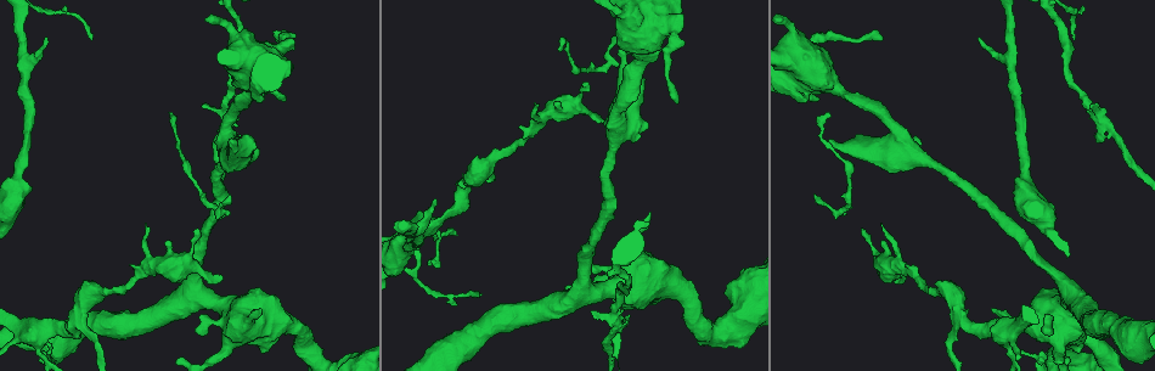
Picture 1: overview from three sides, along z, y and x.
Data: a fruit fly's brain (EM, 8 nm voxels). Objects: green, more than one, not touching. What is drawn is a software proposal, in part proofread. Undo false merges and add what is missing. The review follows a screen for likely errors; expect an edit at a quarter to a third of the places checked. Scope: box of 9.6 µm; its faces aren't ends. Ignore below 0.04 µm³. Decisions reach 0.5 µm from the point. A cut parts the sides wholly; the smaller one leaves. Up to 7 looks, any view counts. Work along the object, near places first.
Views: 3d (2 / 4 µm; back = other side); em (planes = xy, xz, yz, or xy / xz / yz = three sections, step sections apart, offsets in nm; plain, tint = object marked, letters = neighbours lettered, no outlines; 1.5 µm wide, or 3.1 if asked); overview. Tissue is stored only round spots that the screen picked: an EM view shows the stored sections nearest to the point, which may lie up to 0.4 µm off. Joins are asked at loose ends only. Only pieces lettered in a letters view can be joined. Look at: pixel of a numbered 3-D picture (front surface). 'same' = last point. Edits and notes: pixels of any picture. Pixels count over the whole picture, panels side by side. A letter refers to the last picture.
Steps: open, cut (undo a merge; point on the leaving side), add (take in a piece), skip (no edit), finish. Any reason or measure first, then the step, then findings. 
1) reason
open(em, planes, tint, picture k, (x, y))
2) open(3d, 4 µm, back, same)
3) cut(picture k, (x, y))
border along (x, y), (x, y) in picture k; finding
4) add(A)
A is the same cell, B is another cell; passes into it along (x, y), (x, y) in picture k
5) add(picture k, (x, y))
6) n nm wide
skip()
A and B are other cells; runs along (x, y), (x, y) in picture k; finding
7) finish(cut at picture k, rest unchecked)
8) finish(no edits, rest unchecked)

free end
open(3d, 2 µm, picture 1, (819, 99))

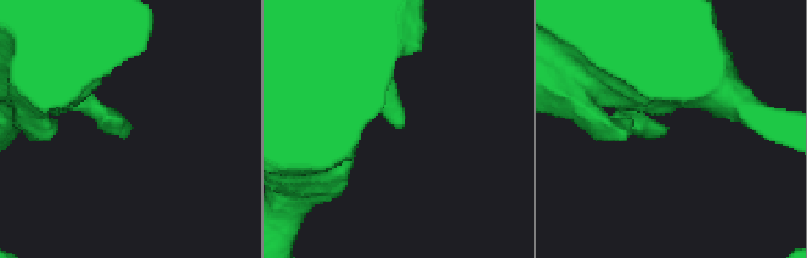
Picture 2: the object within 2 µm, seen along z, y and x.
need the tissue
open(em, yz, step 8, letters, picture 2, (126, 135))

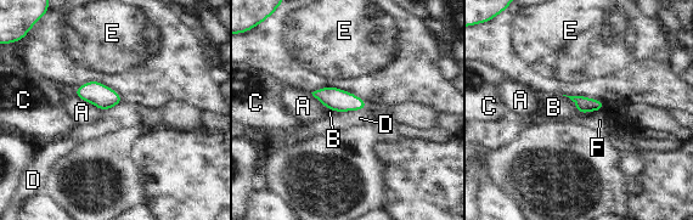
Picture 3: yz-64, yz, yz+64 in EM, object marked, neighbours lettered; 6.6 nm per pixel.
another direction
open(em, planes, letters, same)

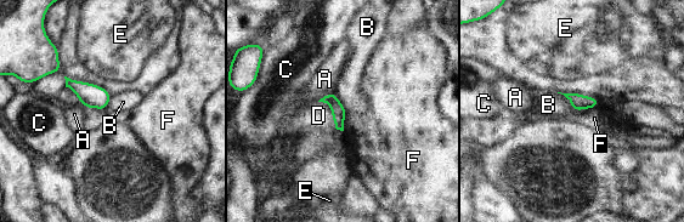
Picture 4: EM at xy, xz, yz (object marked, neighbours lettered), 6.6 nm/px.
skip()
A, B, C, D, E and F are other cells; border along (597, 107), (572, 110) in picture 4; no lettered piece goes on from it

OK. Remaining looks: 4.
free end
open(em, planes, tint, picture 1, (883, 39))

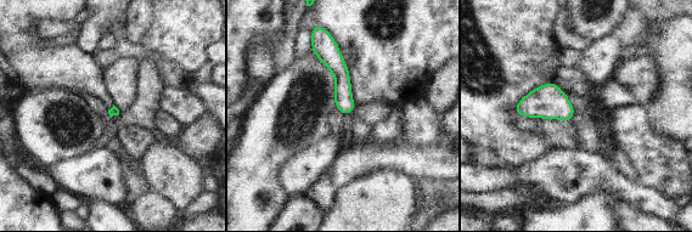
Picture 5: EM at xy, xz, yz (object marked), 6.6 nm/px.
see the neighbours
open(em, planes, letters, same)

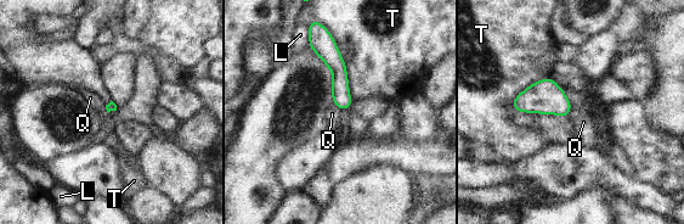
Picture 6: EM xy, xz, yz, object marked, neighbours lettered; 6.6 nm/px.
skip()
L, Q and T are other cells; none of them fits

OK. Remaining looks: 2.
branch stops here
open(3d, 2 µm, picture 1, (628, 316))

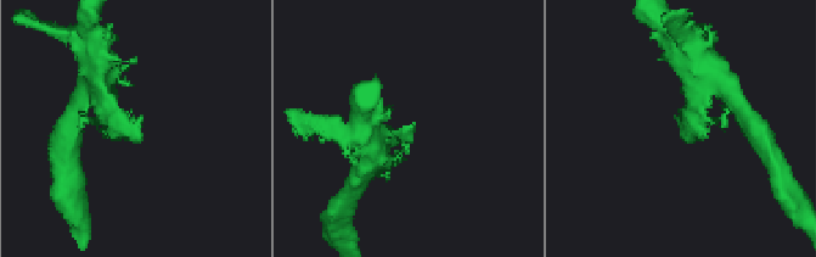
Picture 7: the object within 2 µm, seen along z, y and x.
open(em, yz, step 8, letters, picture 7, (409, 132))

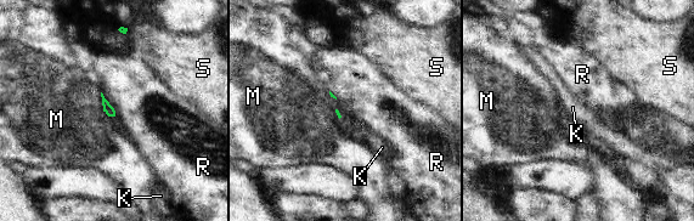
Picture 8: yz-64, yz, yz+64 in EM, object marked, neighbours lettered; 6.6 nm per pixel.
skip()
K, M, R and S are other cells; border along (101, 91), (117, 112), (118, 118) in picture 8; none of them fits

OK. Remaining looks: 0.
finish(no edits, rest unchecked)

